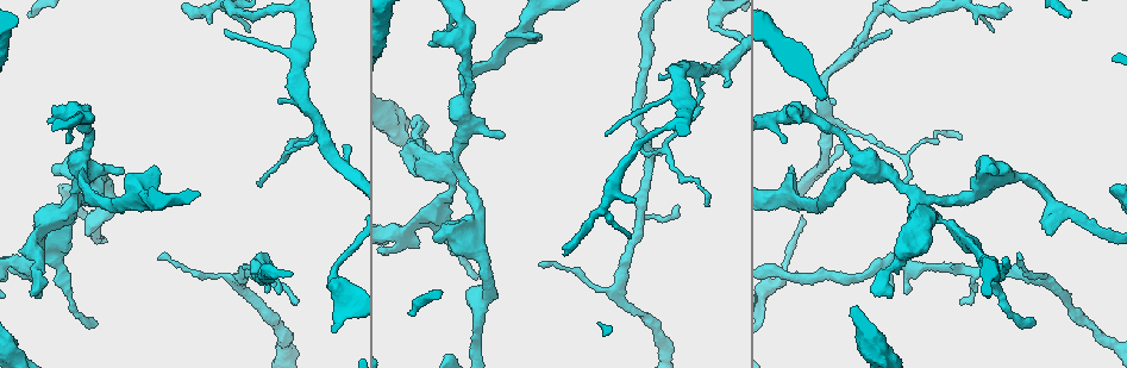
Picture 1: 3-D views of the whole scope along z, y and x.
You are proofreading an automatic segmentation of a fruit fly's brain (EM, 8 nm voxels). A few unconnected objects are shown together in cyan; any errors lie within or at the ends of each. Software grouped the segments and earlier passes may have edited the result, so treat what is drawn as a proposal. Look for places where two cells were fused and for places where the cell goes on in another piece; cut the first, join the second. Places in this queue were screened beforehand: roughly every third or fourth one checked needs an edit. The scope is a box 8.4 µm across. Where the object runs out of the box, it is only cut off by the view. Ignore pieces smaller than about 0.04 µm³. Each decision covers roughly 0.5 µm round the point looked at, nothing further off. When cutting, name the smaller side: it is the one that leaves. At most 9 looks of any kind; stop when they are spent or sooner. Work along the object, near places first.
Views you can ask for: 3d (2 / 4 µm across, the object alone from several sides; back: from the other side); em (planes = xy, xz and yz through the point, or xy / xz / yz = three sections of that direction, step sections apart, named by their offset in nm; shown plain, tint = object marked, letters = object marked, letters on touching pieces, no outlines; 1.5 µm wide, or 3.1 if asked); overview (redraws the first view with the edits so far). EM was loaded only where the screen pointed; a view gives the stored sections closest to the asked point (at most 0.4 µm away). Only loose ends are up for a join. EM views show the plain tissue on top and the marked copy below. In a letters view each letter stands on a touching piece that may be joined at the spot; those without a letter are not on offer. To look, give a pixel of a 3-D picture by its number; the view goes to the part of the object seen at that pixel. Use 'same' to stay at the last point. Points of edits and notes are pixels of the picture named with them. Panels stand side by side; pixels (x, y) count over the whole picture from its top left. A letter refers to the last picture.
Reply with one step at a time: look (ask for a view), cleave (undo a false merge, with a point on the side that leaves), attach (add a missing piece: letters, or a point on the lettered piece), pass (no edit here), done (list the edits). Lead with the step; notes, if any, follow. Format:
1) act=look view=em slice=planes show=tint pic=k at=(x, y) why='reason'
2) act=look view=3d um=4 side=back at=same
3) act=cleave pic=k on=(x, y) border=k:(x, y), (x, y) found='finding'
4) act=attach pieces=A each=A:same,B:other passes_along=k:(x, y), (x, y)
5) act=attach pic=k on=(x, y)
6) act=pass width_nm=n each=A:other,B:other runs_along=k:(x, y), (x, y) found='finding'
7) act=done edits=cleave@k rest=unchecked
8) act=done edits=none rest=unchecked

act=look view=3d um=2 pic=1 at=(834, 100) why='branch stops here'

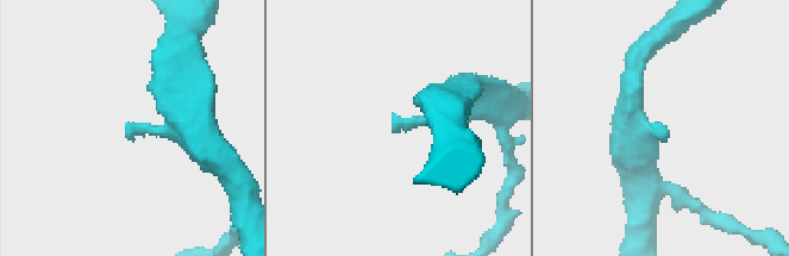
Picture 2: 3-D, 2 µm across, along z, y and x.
act=look view=em slice=planes show=tint pic=2 at=(665, 128) why='shape alone is not enough'

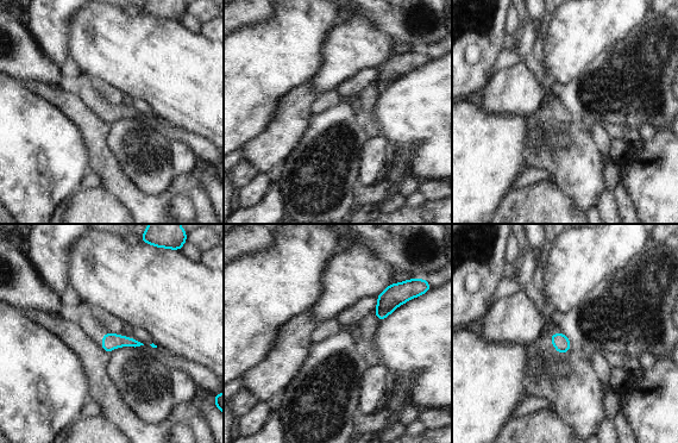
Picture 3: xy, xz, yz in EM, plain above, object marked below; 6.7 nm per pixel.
act=look view=em slice=planes show=letters at=same

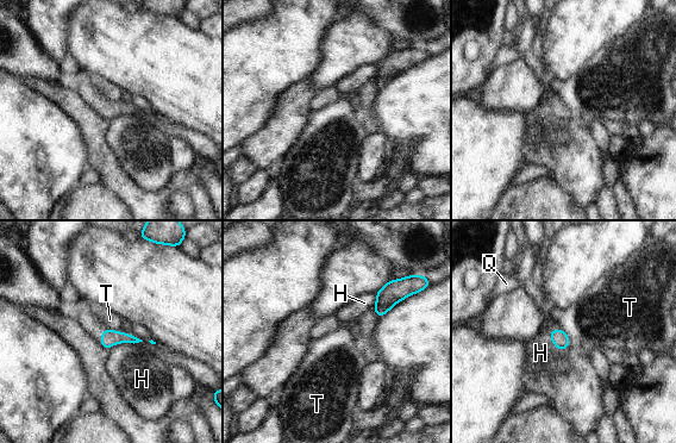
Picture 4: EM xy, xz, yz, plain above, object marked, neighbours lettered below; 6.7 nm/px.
act=pass longest_contact=H:150nm each=H:other,Q:other,T:other border=4:(562, 329), (568, 335) found='no lettered piece goes on from it'

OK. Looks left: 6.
act=look view=3d um=4 pic=1 at=(287, 341)

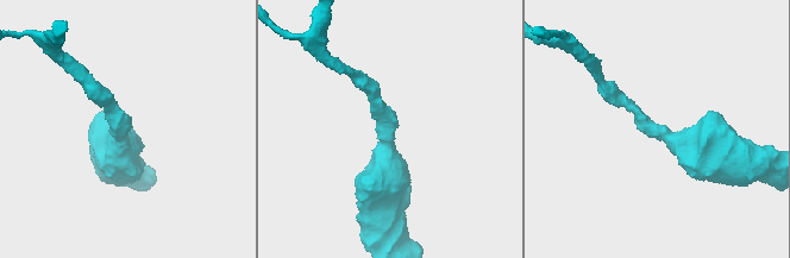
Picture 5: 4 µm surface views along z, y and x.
act=look view=em slice=planes show=letters pic=5 at=(389, 132)

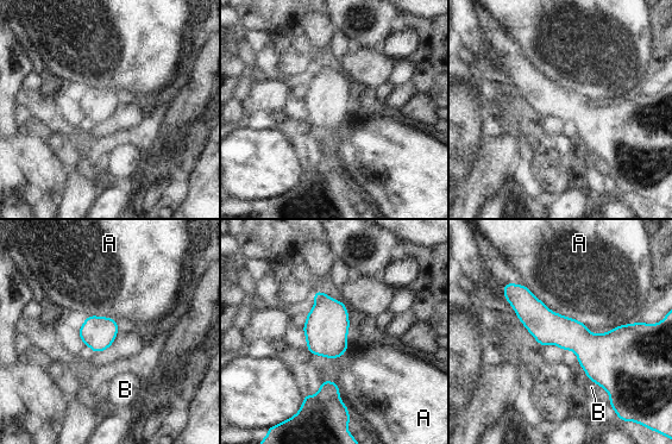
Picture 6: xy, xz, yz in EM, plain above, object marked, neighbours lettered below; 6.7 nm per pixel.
act=pass width_nm=220 each=A:other,B:other runs_along=6:(507, 291), (582, 342), (634, 327) found='continuous, no second cell'

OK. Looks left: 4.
act=look view=3d um=4 pic=1 at=(124, 177) why='an open end'

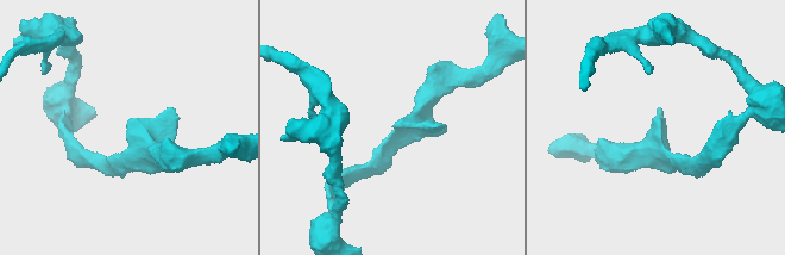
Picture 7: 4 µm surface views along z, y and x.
act=look view=em slice=planes show=letters pic=7 at=(658, 120) why='now the EM'

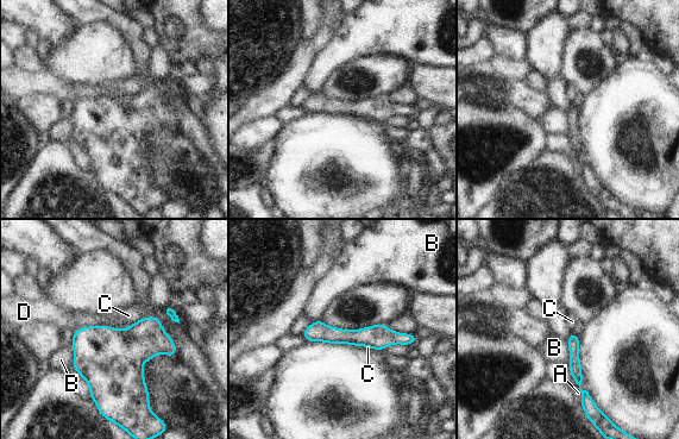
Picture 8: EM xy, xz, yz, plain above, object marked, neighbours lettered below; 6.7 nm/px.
act=pass width_nm=130 each=A:other,B:other,C:other,D:other border=8:(111, 326), (86, 326), (79, 328) found='no lettered piece goes on from it'

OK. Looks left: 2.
act=look view=em slice=planes show=letters pic=1 at=(993, 31) why='free end'

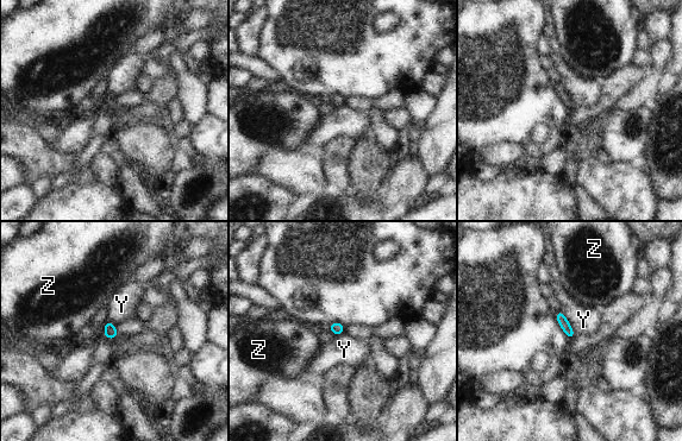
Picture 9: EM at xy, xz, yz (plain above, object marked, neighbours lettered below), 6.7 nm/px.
act=pass width_nm=70 each=Y:other,Z:other found='no lettered piece goes on from it'

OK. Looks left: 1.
act=done edits=none rest=unchecked

